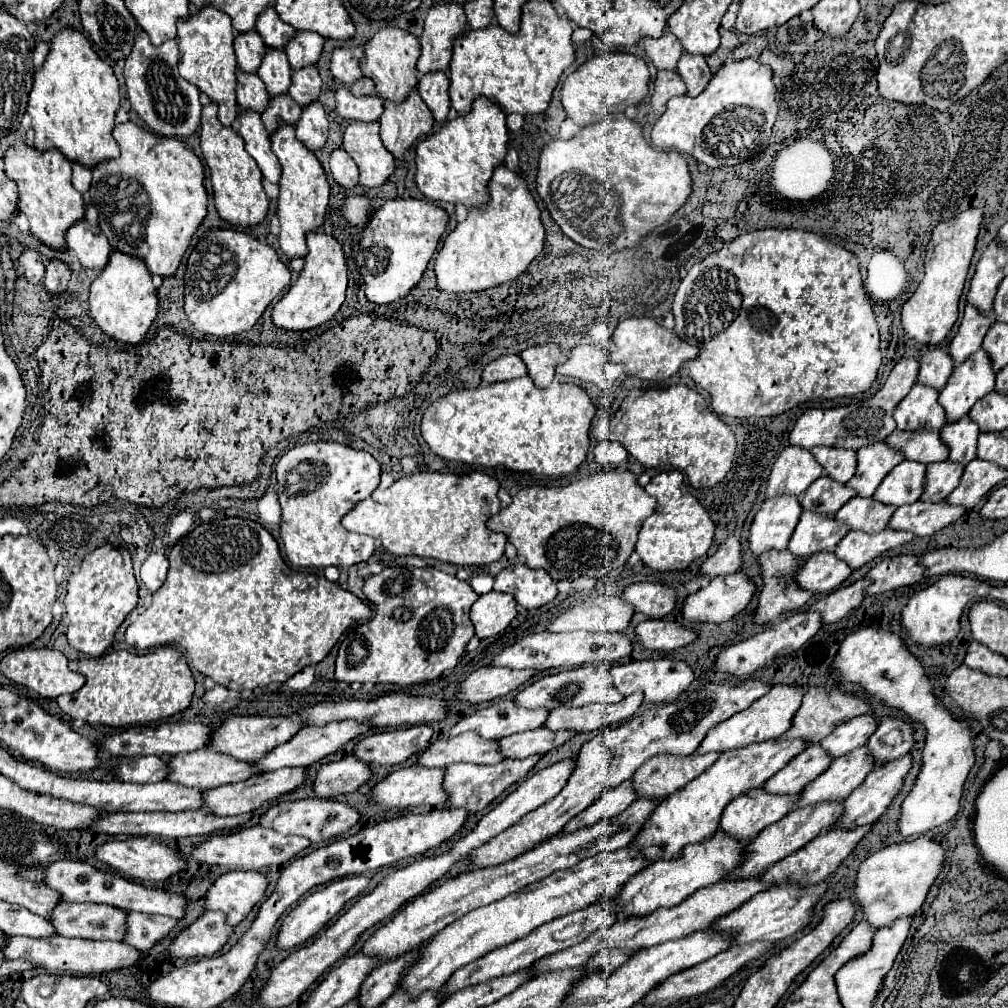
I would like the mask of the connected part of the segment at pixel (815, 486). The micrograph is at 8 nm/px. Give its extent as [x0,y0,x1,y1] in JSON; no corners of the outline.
[800,475,856,515]

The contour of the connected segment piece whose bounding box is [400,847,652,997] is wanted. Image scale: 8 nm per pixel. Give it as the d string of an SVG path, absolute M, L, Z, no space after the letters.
M624 847L614 853L598 853L594 857L582 859L570 869L556 871L542 881L526 885L518 893L512 893L500 901L494 901L492 905L474 909L472 913L460 917L460 921L454 921L452 925L436 933L436 937L432 937L424 945L420 959L416 961L412 969L406 971L400 987L408 989L410 995L414 997L420 995L424 989L440 989L444 981L448 981L448 977L452 977L452 973L460 969L462 965L468 965L502 945L508 945L516 939L526 937L536 927L556 917L584 909L596 903L600 897L612 899L622 889L622 885L626 885L630 877L634 877L640 869L648 867L650 863L652 861L648 861L648 857L636 847L634 849Z

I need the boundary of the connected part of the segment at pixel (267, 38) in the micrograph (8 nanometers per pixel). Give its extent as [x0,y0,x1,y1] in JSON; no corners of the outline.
[256,7,296,49]

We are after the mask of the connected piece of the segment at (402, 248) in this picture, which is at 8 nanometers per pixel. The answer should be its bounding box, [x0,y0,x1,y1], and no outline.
[356,199,450,305]

